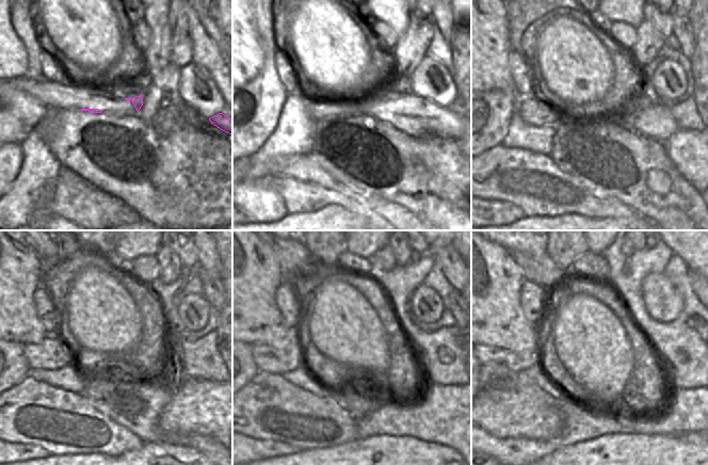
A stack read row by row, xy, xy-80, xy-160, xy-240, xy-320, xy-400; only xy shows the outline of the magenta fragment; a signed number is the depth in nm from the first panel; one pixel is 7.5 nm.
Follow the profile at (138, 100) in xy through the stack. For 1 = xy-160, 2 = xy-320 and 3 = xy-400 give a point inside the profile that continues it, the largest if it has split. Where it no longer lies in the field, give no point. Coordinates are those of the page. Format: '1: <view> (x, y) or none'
1: xy-160 (644, 115)
2: xy-320 (288, 358)
3: xy-400 (516, 362)

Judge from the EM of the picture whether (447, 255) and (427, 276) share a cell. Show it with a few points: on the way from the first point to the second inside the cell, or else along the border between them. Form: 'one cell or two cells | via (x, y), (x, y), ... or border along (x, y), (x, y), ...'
two cells | border along (430, 249), (440, 266), (443, 275), (451, 286)

